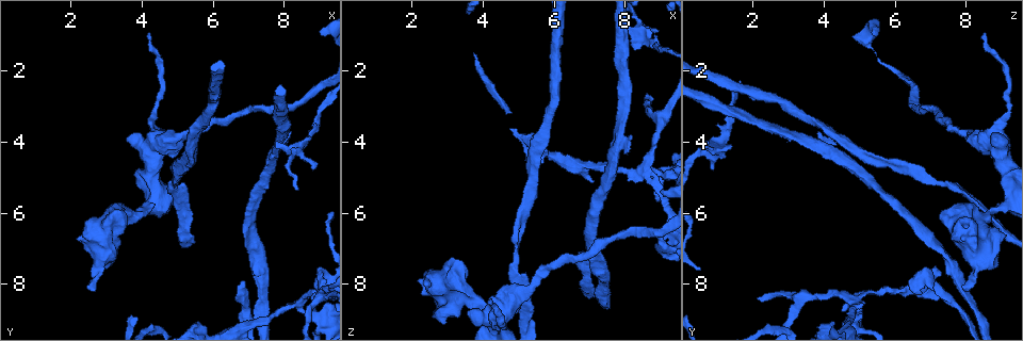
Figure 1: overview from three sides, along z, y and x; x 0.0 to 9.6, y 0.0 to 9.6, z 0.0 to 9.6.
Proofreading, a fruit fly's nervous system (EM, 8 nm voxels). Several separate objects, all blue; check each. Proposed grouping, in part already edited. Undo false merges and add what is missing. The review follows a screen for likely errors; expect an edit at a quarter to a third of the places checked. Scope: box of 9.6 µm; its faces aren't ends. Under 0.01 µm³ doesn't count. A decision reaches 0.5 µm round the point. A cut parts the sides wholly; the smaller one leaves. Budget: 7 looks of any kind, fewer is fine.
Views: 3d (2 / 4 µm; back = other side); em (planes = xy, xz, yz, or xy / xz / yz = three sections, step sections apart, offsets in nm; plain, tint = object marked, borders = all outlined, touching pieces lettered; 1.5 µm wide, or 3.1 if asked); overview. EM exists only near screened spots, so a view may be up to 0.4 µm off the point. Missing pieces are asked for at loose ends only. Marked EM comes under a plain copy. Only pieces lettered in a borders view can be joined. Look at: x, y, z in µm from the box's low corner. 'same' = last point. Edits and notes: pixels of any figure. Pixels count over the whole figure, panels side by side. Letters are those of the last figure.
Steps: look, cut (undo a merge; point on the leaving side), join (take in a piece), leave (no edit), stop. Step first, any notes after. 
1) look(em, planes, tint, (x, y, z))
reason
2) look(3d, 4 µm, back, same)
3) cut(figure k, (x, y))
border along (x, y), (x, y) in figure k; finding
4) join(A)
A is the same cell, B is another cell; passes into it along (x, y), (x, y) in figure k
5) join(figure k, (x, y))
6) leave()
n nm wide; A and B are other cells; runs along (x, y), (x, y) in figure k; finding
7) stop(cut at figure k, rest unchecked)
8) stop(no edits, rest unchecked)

look(3d, 2 µm, (2.50, 8.05, 7.95))
free end

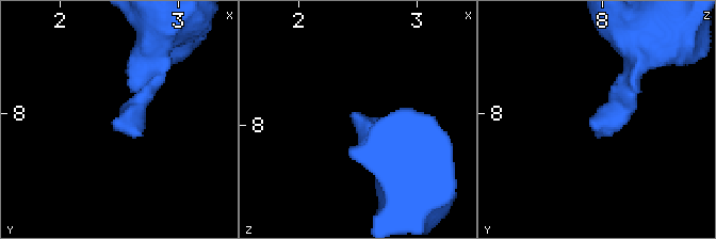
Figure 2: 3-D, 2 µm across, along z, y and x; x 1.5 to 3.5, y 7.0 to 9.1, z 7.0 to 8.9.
look(em, planes, borders, (2.46, 8.10, 7.88))
shape alone is not enough

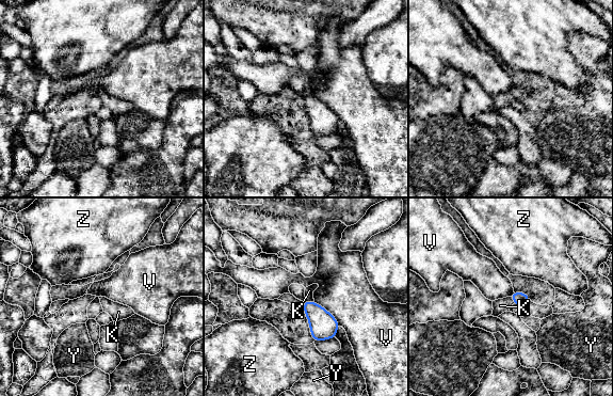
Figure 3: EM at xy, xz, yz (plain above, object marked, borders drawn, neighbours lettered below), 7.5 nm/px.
join(K)
K is the same cell, V, Y and Z are other cells; passes into it along (323, 326), (309, 301), (309, 290) in figure 3; it goes on there

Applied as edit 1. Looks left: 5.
look(overview)

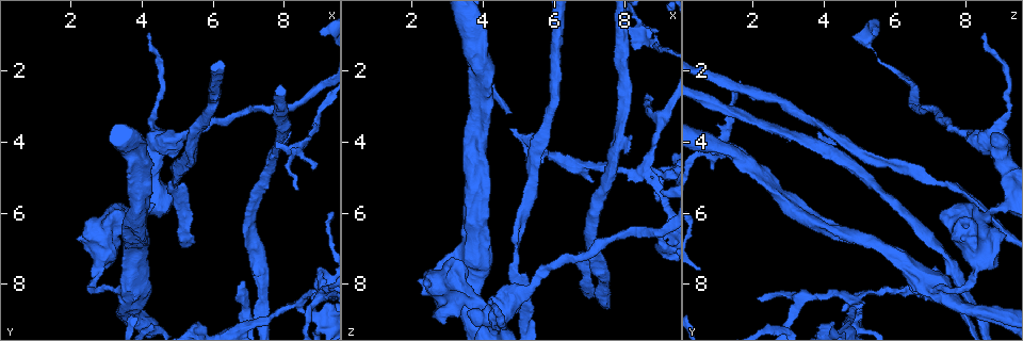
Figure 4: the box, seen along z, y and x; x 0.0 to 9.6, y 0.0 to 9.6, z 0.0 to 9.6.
look(3d, 4 µm, (8.50, 8.70, 4.95))
sudden change in width

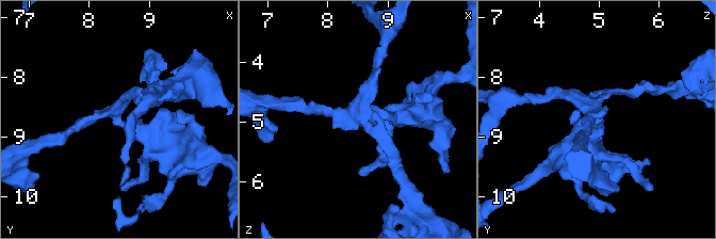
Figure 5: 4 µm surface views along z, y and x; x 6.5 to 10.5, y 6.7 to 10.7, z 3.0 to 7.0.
look(em, planes, borders, (8.40, 8.65, 5.00))

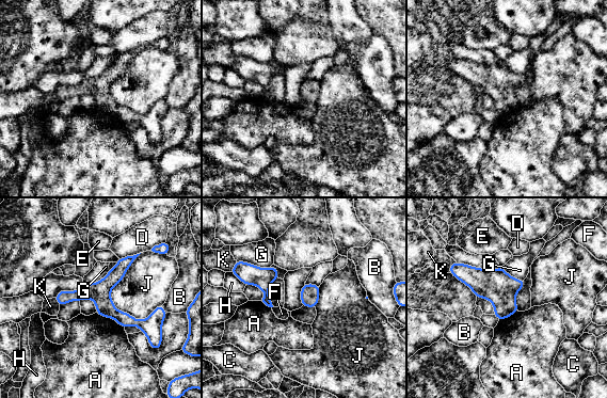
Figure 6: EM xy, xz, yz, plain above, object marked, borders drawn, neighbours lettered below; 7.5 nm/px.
cut(figure 6, (124, 319))
140 nm wide; A, B, C, D, E, F, G, H, J and K are other cells; a second cell is stuck on

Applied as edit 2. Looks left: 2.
stop(join at figure 3, cut at figure 6, rest unchecked)

